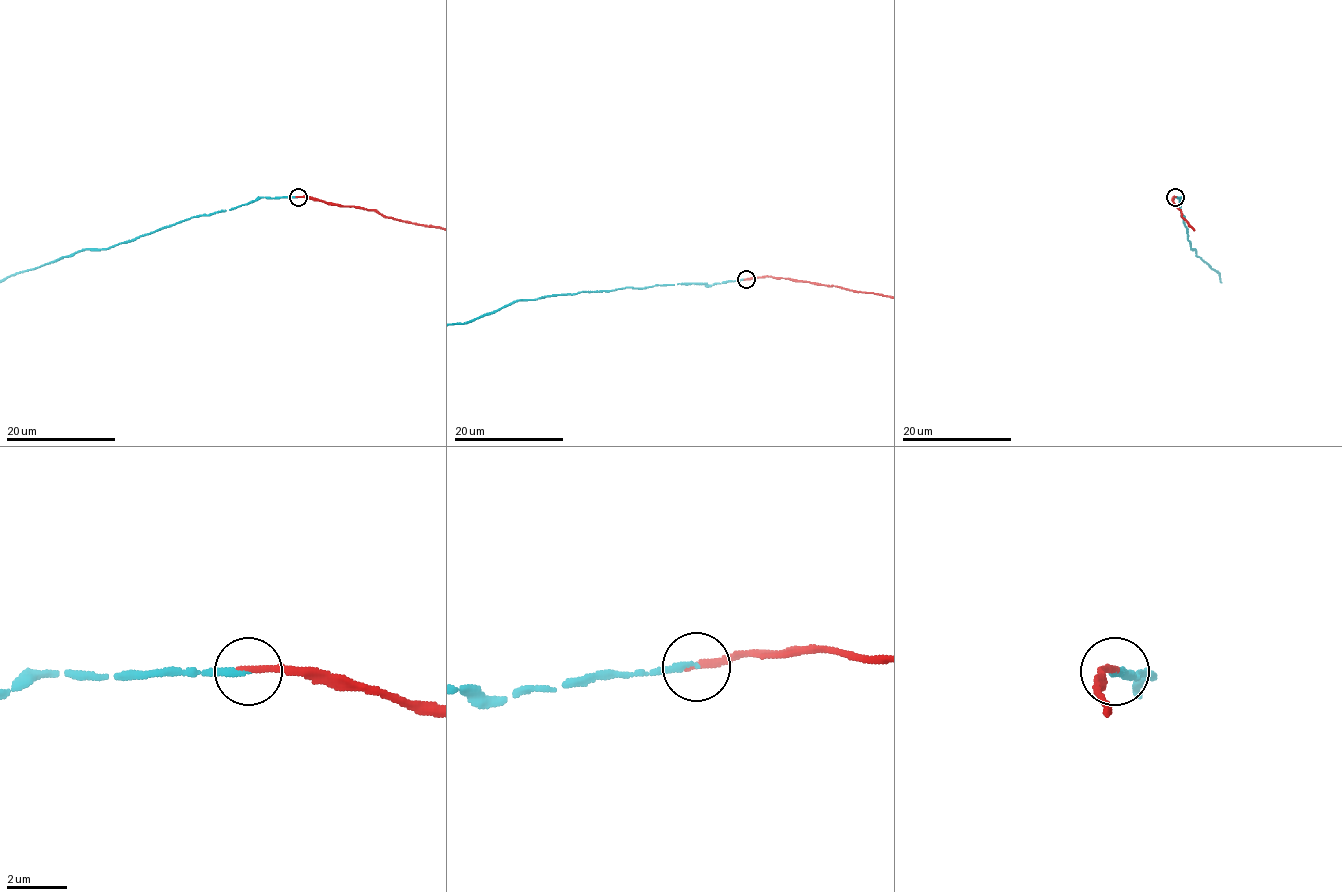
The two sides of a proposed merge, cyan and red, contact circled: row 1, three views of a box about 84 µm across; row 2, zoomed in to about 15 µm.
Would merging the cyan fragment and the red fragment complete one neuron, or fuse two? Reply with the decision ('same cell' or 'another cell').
same cell

